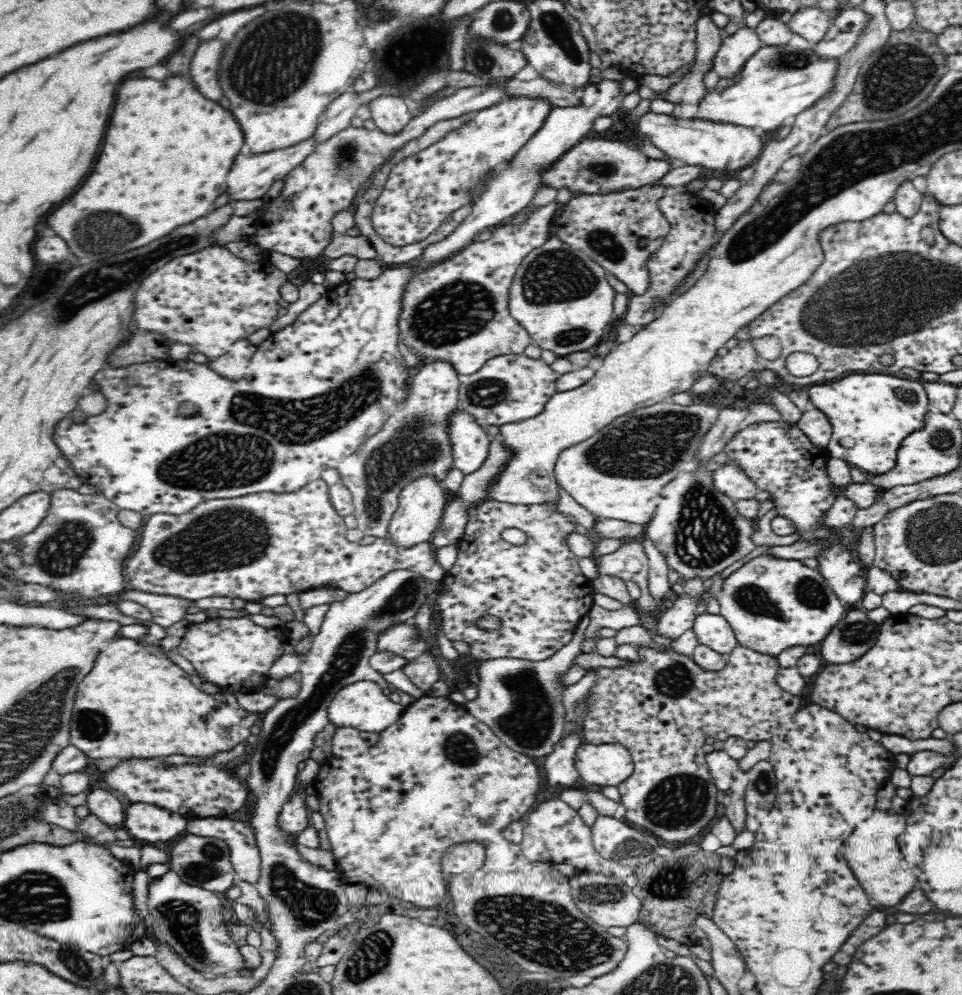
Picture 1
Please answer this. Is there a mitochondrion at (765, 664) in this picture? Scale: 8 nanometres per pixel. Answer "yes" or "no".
no

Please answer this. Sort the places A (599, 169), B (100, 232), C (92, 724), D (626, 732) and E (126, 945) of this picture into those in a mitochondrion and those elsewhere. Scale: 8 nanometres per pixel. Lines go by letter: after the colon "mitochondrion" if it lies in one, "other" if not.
A: mitochondrion
B: mitochondrion
C: mitochondrion
D: other
E: other

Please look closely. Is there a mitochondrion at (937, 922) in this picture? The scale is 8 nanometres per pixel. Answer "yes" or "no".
no

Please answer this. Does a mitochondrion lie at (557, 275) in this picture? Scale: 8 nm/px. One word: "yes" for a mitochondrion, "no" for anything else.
yes

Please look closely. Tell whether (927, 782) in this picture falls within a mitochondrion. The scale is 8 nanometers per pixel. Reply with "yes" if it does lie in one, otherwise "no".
no

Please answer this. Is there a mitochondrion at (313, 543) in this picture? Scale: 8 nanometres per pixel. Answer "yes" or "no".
no

